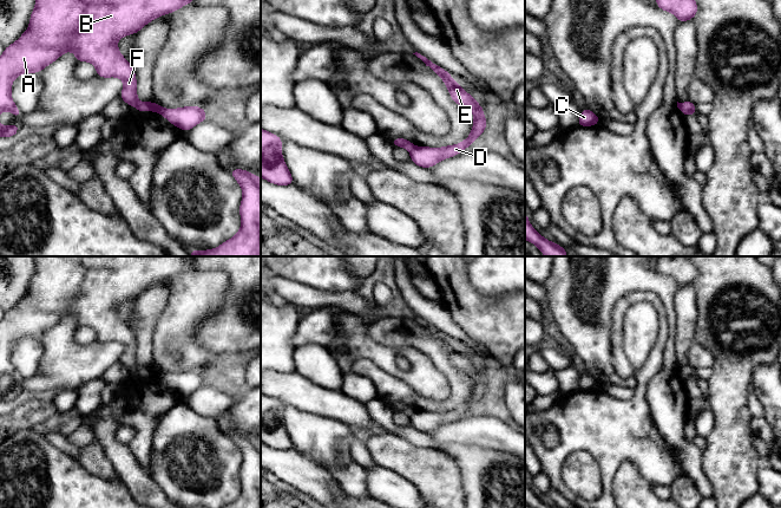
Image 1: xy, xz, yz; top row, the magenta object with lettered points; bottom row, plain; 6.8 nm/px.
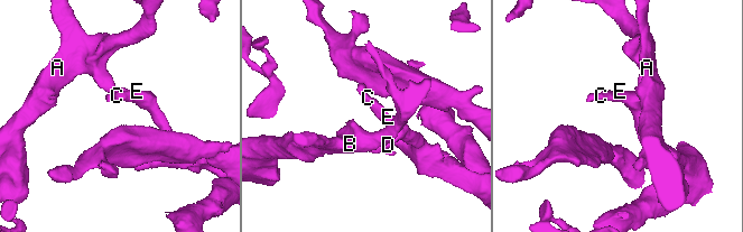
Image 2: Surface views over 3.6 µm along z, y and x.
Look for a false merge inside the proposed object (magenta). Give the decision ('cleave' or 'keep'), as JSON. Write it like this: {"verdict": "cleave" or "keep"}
{"verdict": "cleave"}

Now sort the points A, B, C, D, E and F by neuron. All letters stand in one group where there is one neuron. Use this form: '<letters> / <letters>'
A B F / C D E

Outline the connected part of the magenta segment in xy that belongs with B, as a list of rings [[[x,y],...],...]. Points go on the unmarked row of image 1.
[[[35,256],[28,293],[0,321],[0,378],[7,375],[18,384],[22,378],[11,362],[13,345],[26,337],[39,338],[67,315],[76,319],[77,327],[93,328],[97,340],[120,343],[124,353],[119,363],[139,377],[147,376],[149,367],[138,366],[136,337],[119,317],[117,306],[138,298],[153,284],[192,268],[193,263],[195,256]]]

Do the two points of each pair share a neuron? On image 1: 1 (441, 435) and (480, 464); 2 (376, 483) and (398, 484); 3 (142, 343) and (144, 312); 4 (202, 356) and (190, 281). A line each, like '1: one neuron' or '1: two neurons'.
1: two neurons
2: one neuron
3: one neuron
4: one neuron

